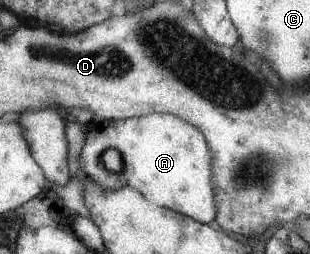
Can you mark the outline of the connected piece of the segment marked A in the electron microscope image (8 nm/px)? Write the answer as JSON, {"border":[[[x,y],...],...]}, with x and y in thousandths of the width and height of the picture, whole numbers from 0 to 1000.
{"border":[[[487,445],[313,480],[277,520],[252,630],[261,693],[294,701],[339,748],[371,756],[416,732],[487,791],[494,811],[584,835],[648,878],[697,858],[697,760],[671,563],[642,508],[581,461]]]}

